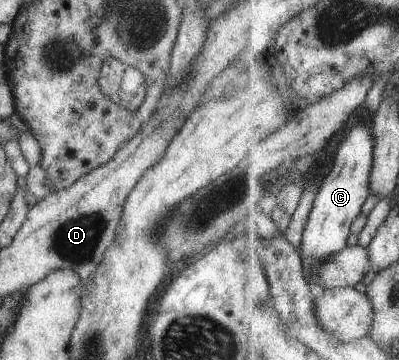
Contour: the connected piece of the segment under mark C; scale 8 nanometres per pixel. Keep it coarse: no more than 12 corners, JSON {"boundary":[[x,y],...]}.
{"boundary":[[372,123],[336,151],[305,227],[313,273],[347,247],[371,193]]}

